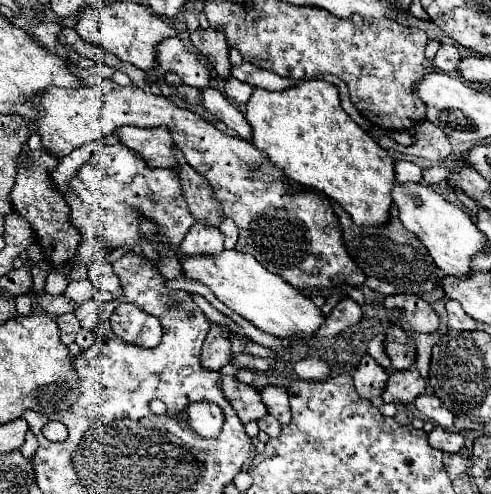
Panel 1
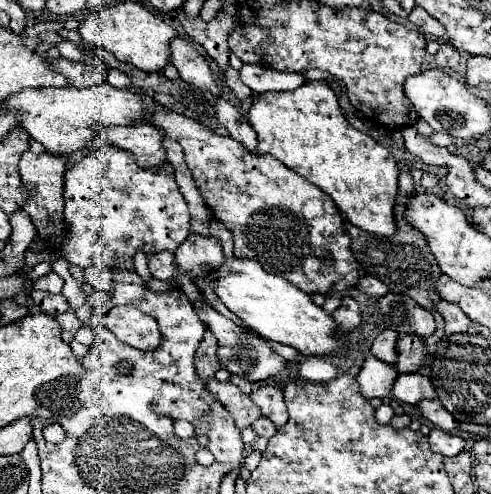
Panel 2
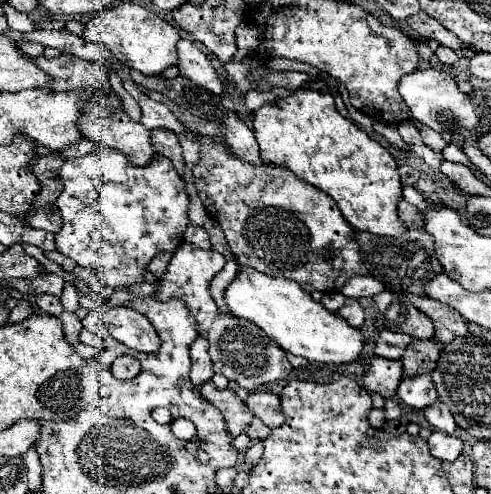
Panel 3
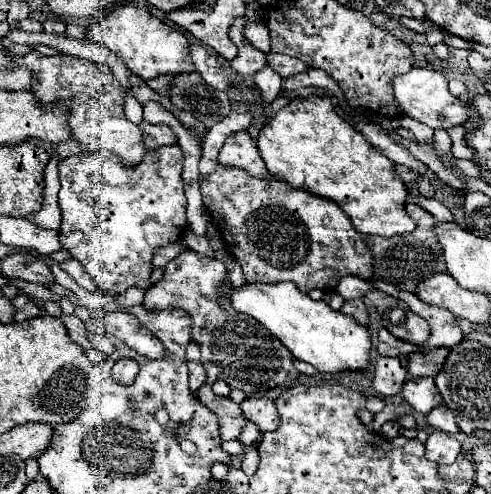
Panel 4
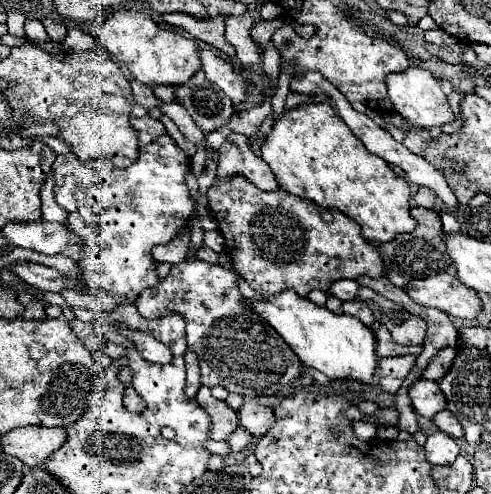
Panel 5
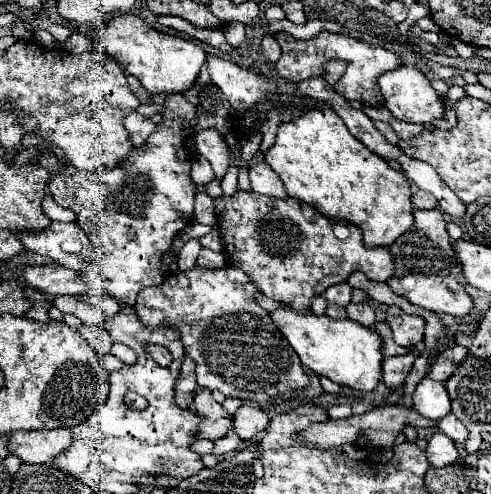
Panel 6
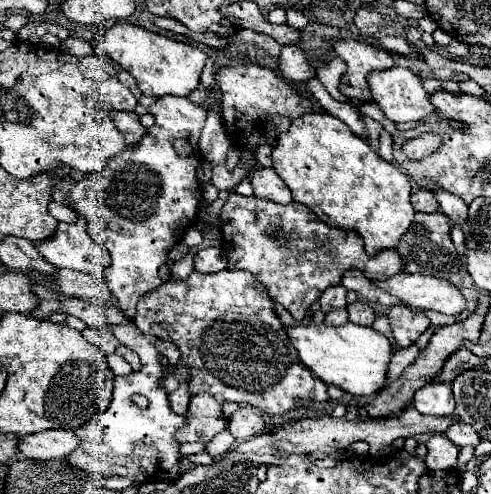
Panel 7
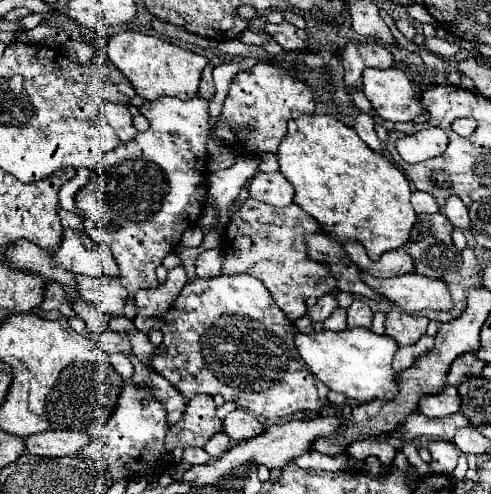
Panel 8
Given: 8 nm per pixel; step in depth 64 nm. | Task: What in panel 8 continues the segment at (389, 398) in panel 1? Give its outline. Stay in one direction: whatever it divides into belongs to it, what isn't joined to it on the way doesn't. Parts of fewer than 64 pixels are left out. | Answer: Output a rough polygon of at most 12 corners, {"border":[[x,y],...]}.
{"border":[[446,386],[440,396],[424,396],[420,412],[444,418],[460,412],[458,388]]}

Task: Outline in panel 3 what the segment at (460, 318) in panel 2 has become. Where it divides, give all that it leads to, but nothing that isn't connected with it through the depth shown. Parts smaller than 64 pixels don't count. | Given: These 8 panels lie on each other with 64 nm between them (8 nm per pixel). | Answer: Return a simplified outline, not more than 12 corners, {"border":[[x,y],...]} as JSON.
{"border":[[404,294],[434,324],[434,340],[468,334],[464,318],[426,296]]}

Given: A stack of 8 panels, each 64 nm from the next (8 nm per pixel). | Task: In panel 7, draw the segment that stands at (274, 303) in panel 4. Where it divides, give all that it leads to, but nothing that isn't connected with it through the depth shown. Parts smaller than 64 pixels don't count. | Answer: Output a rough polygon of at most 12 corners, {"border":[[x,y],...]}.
{"border":[[368,326],[286,328],[304,366],[354,396],[386,386],[390,340]]}

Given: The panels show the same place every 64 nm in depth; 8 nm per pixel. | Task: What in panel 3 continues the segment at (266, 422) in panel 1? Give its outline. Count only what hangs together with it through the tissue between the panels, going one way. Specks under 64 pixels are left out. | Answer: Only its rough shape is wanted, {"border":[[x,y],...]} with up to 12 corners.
{"border":[[252,420],[246,428],[248,438],[264,440],[270,436],[270,428]]}

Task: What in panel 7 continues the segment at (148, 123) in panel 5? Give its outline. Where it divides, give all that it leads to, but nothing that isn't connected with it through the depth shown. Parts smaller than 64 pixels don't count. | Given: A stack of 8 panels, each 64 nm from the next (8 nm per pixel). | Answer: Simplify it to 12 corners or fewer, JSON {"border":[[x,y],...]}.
{"border":[[112,110],[126,144],[140,140],[146,128],[134,112]]}

